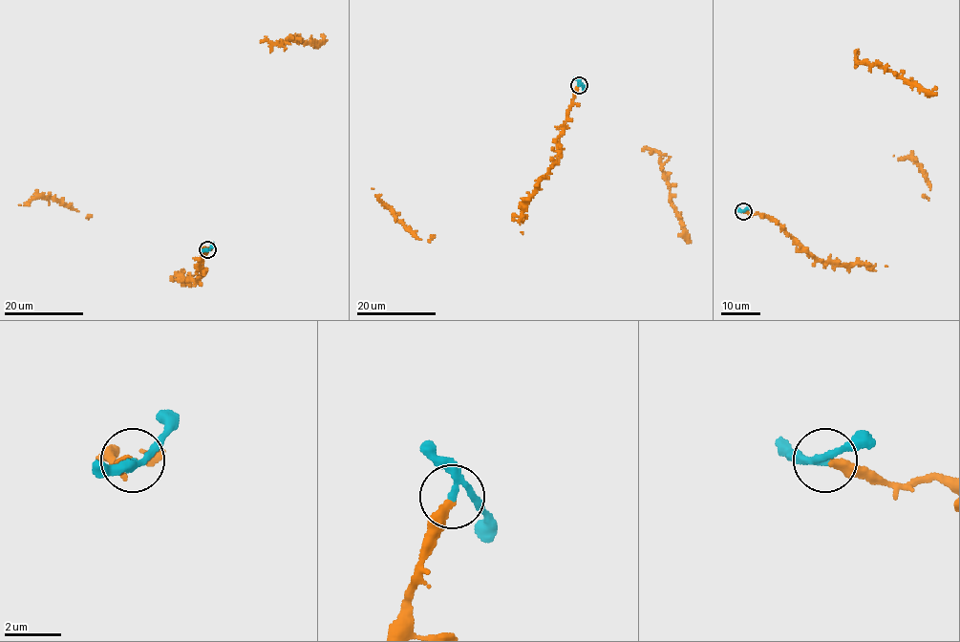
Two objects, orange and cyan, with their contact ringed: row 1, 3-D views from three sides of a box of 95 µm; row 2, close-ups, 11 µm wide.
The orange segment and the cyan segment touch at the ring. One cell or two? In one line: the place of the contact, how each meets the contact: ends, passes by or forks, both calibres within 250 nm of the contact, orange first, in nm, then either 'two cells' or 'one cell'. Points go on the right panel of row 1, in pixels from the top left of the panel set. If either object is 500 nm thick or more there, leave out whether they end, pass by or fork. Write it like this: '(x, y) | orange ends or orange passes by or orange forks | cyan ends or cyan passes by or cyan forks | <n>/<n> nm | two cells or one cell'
(743, 211) | orange ends | cyan passes by | 360/200 nm | one cell

